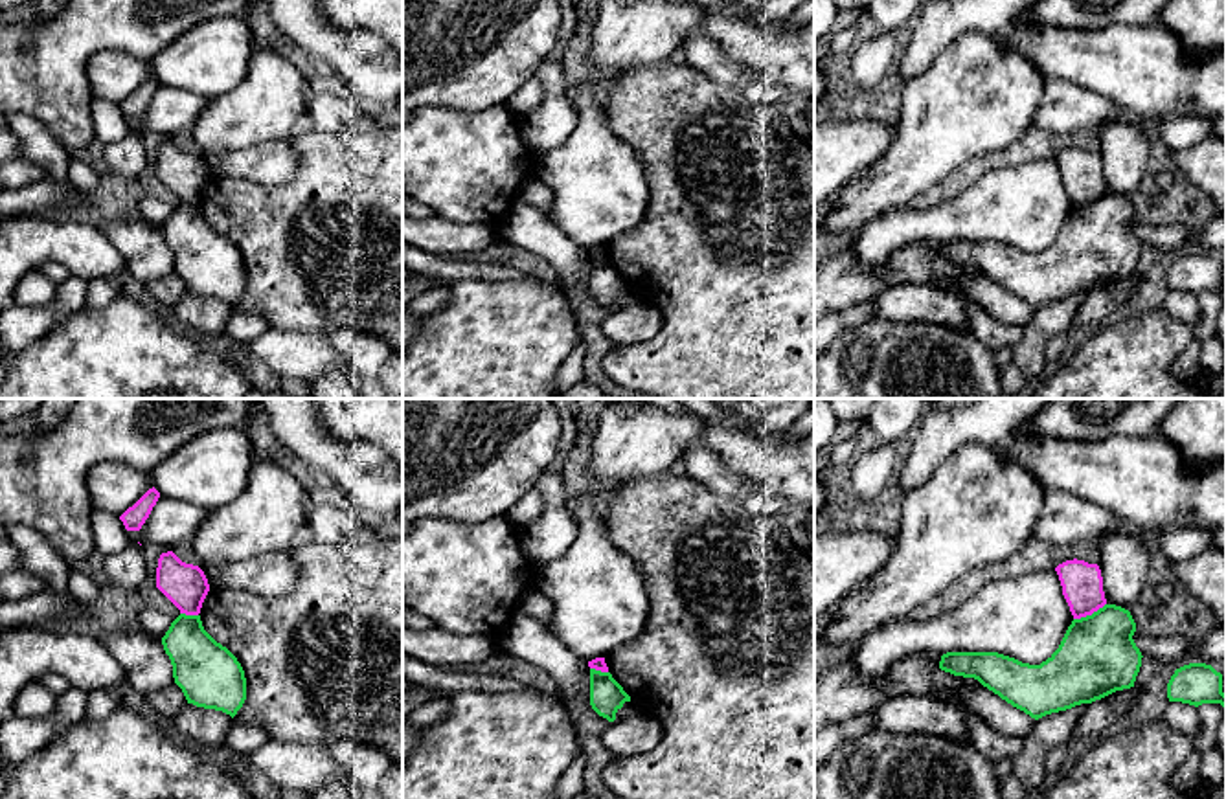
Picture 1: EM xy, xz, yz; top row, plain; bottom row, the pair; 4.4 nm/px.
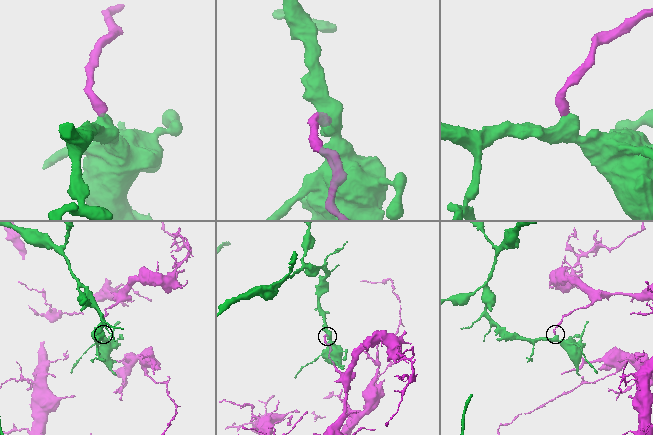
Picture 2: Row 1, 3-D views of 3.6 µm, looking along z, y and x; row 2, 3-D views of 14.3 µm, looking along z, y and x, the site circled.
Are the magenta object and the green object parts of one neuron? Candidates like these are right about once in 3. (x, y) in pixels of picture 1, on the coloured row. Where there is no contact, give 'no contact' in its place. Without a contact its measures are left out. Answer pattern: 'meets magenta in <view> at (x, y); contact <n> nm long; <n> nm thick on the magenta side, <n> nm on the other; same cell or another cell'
meets magenta in yz at (1089, 614); contact 160 nm long; 180 nm thick on the magenta side, 340 nm on the other; another cell

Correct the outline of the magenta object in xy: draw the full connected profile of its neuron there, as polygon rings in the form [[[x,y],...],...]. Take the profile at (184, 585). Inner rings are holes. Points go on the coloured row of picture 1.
[[[173,551],[158,558],[156,588],[186,615],[199,615],[210,591],[204,571],[182,562]]]

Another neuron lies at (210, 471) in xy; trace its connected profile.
[[[221,428],[176,448],[151,479],[160,496],[215,511],[243,494],[255,459],[244,428]]]

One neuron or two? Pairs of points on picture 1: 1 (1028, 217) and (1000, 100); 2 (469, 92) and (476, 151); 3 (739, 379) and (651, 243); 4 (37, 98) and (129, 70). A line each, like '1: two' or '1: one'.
1: two
2: two
3: one
4: two

